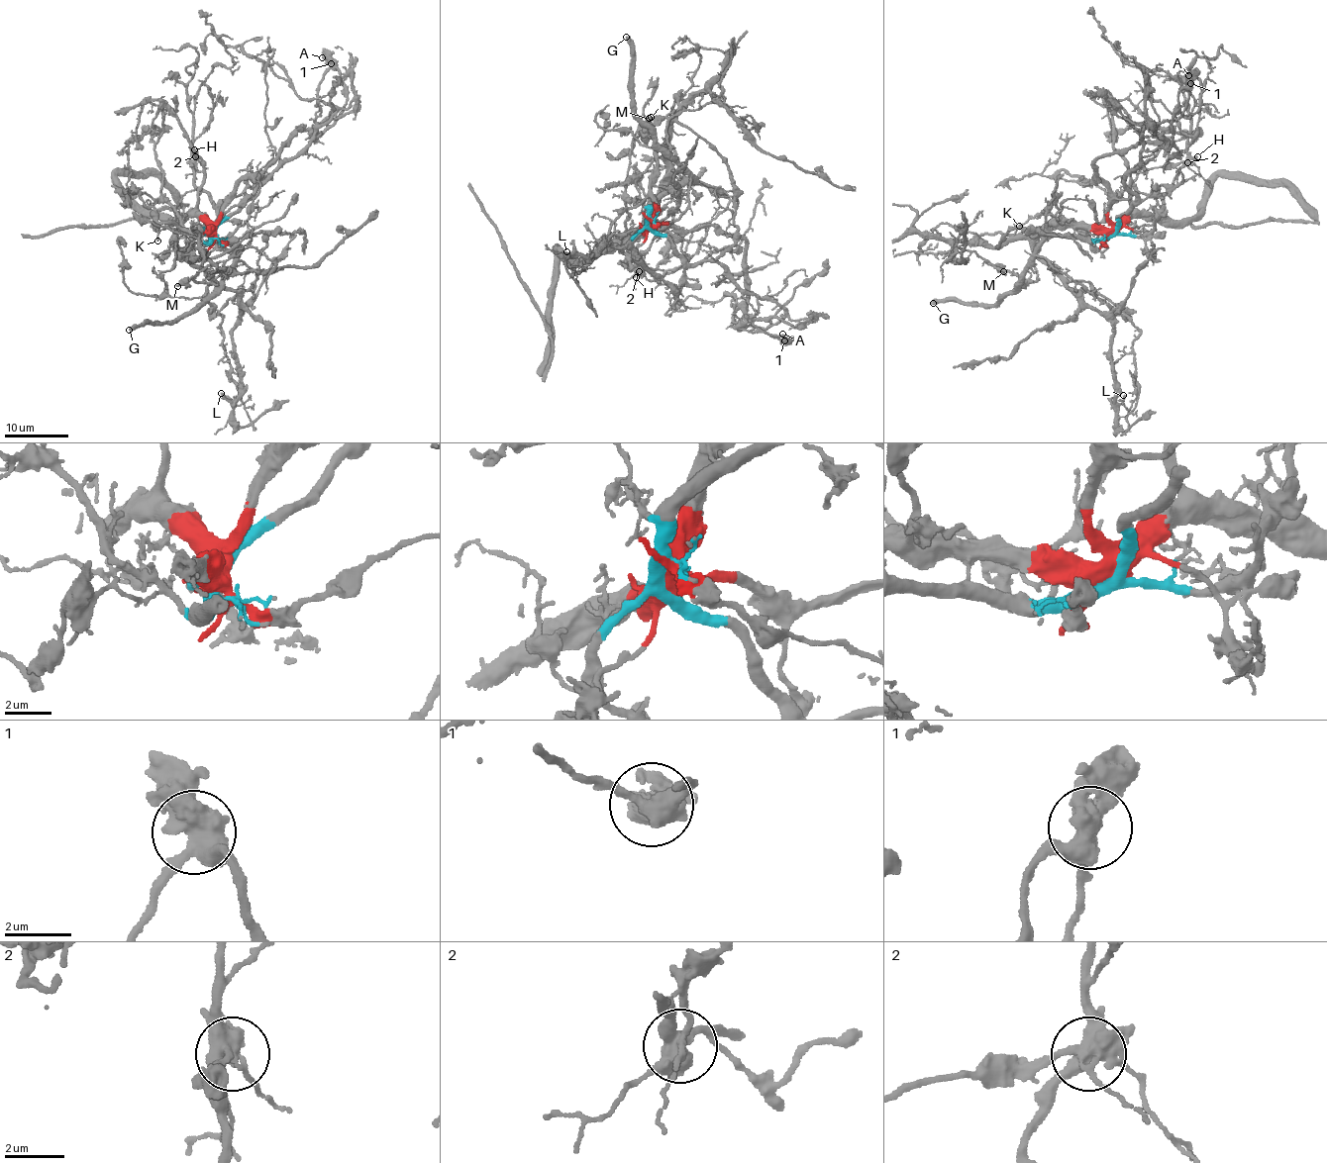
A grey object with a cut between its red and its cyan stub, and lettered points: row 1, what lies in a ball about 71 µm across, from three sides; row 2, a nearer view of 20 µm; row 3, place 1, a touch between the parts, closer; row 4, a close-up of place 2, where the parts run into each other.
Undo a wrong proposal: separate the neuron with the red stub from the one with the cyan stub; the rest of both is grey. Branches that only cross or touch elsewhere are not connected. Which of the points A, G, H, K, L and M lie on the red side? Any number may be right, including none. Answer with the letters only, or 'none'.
A, H, K, L

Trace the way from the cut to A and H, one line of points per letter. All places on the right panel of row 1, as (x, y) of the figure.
A: (1113, 233), (1109, 192), (1092, 181), (1095, 161), (1140, 144), (1171, 148), (1173, 106), (1188, 75)
H: (1113, 233), (1132, 209), (1130, 172), (1144, 172), (1151, 167), (1172, 167), (1187, 162), (1196, 156)

